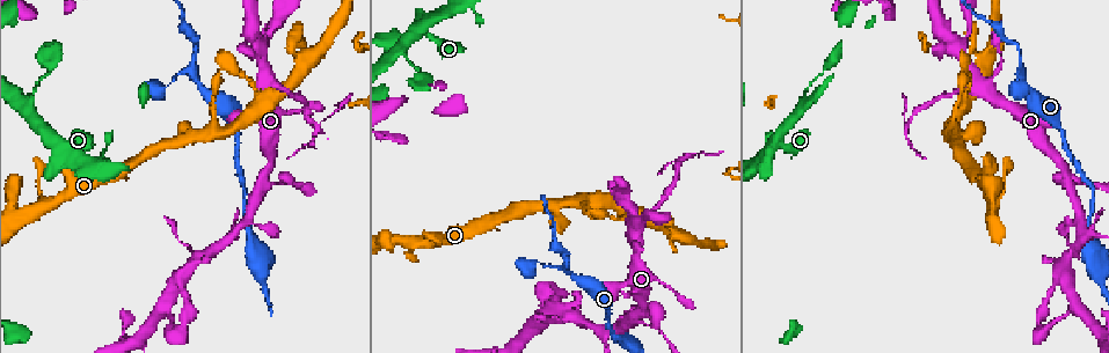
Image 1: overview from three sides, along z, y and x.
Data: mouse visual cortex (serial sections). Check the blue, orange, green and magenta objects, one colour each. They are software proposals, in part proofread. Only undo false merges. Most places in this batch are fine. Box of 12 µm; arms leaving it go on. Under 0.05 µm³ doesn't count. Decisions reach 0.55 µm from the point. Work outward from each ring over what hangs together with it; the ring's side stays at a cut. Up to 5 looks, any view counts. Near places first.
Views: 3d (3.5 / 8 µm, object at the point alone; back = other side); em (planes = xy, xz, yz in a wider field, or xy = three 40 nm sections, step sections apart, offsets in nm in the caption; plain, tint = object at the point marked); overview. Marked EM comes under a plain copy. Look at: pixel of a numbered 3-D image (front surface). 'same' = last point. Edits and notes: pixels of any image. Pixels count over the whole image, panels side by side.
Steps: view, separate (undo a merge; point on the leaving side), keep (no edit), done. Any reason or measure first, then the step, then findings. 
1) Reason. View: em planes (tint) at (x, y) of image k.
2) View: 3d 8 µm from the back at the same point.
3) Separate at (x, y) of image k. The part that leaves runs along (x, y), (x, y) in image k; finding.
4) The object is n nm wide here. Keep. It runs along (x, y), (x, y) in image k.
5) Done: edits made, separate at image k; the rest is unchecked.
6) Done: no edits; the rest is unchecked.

Abrupt turn. View: 3d 8 µm at (632, 317) of image 1.

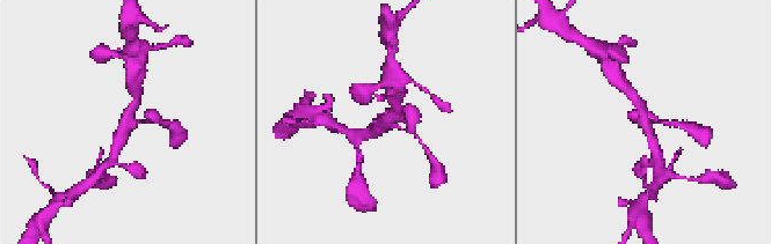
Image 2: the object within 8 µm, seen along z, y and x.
Zoom in. View: 3d 3.5 µm from the back at (643, 115) of image 2.

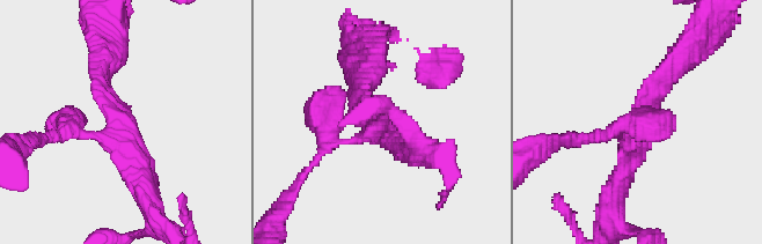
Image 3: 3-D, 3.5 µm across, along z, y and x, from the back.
3 arms meet here; the arms are 100, 250, 300 nm wide. View: em planes (tint) at (125, 128) of image 3.

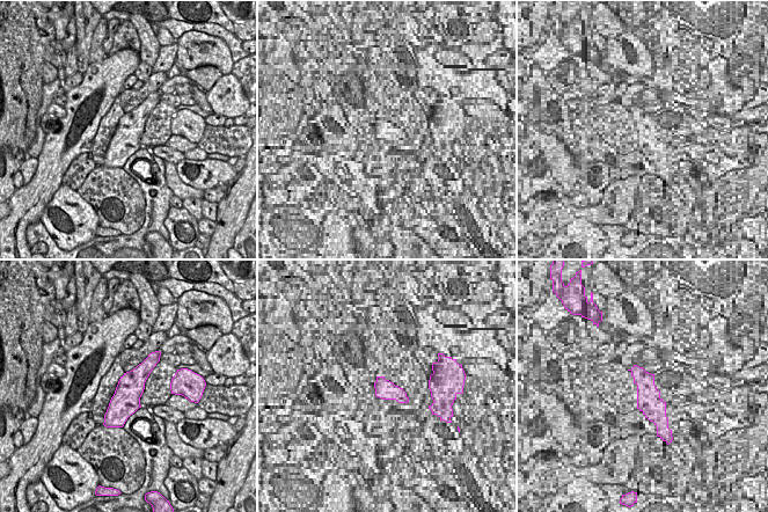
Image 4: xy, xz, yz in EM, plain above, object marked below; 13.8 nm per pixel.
Keep. It runs along (150, 360), (132, 382), (116, 424) in image 4; all the same cell.

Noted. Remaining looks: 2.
Three arms meet. View: 3d 3.5 µm at (625, 337) of image 1.

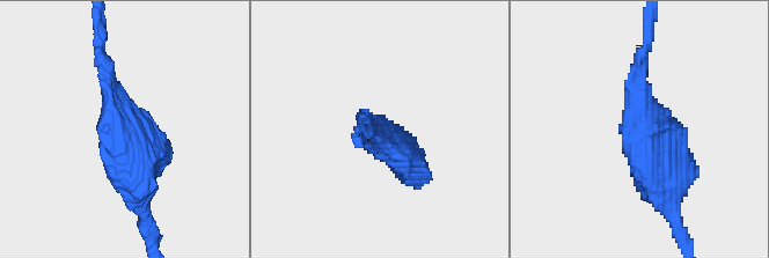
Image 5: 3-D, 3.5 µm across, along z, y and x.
Shape alone is not enough. View: em xy step 2 (tint) at (643, 119) of image 5.

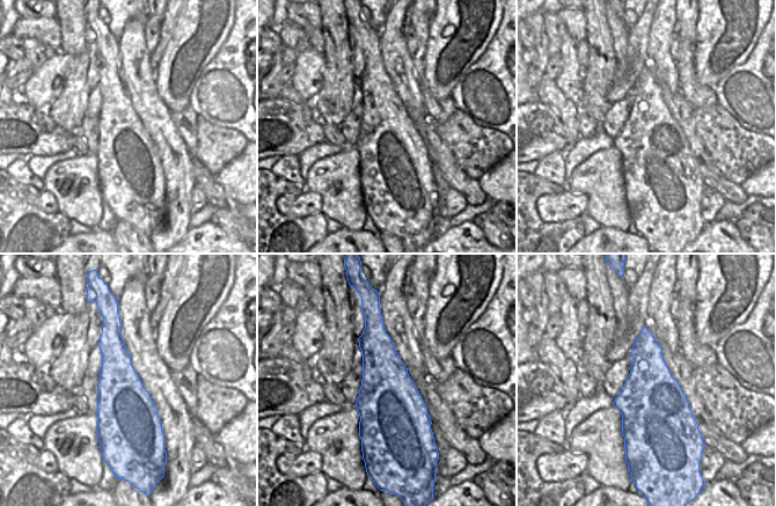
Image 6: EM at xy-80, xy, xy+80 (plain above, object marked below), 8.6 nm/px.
Keep. It runs along (99, 49), (116, 134), (141, 188) in image 5; one cell here.

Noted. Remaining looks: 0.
Done: no edits; the rest is unchecked.

